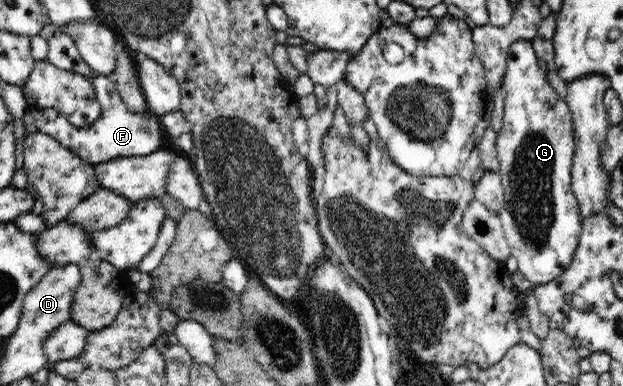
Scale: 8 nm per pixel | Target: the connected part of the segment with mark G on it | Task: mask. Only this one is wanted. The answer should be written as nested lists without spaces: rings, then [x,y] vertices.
[[[522,39],[515,41],[508,51],[504,88],[502,126],[496,137],[495,147],[499,162],[499,177],[504,191],[504,206],[499,216],[504,236],[511,248],[511,256],[518,261],[518,273],[533,285],[545,285],[564,274],[574,258],[579,244],[583,221],[580,209],[571,187],[571,168],[575,153],[575,135],[571,112],[565,99],[556,95],[556,90],[548,85],[543,67],[538,64],[534,53],[535,41]]]

